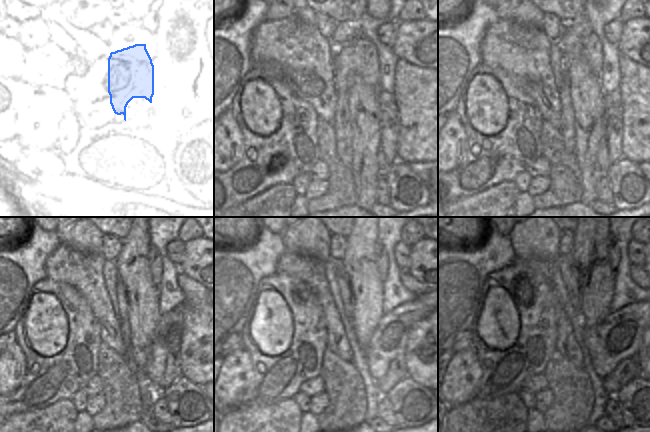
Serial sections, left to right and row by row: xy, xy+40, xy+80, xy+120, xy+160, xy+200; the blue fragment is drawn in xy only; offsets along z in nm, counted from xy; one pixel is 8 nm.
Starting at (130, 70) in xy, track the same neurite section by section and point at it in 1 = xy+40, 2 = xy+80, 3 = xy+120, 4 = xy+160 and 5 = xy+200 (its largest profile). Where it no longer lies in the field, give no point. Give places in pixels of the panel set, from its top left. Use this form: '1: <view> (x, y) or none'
1: xy+40 (358, 57)
2: xy+80 (591, 53)
3: xy+120 (156, 265)
4: xy+160 (383, 259)
5: xy+200 (614, 249)

